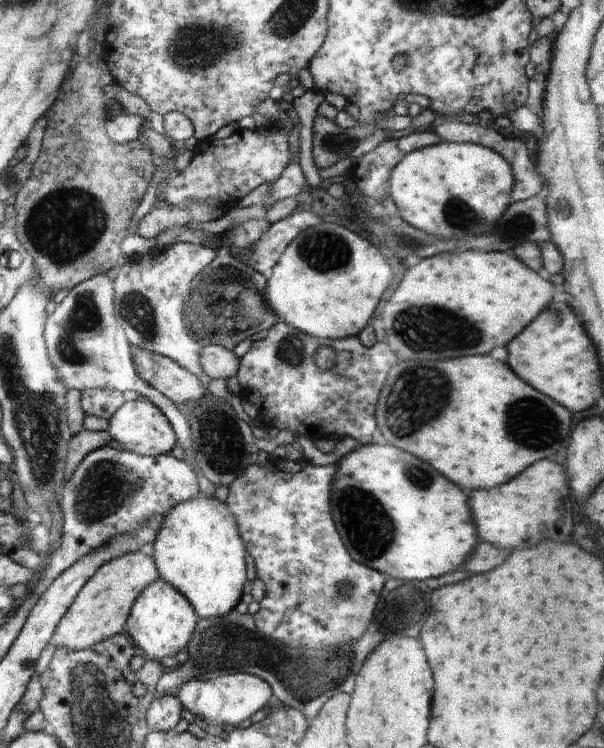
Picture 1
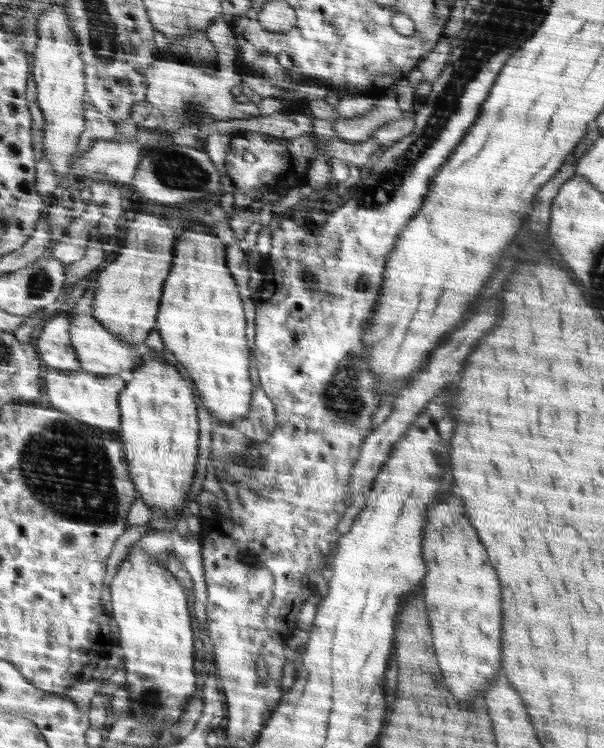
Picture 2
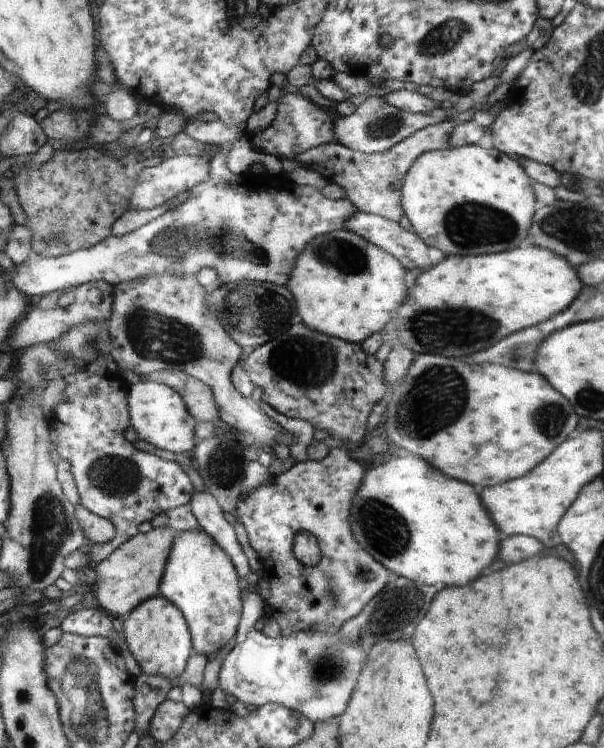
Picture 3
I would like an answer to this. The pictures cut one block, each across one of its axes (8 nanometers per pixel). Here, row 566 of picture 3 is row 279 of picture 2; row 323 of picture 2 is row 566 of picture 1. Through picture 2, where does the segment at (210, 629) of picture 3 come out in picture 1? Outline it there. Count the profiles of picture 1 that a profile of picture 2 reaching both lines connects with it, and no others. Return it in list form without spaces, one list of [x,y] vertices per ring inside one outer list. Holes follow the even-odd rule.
[[[201,493],[198,498],[188,502],[180,502],[171,512],[163,517],[163,526],[153,544],[155,565],[159,569],[159,576],[172,582],[172,586],[180,586],[188,598],[192,598],[192,606],[200,610],[200,618],[216,618],[234,610],[240,602],[242,588],[246,582],[246,566],[244,556],[243,538],[236,530],[236,518],[226,502],[220,501],[216,496],[207,496]]]

